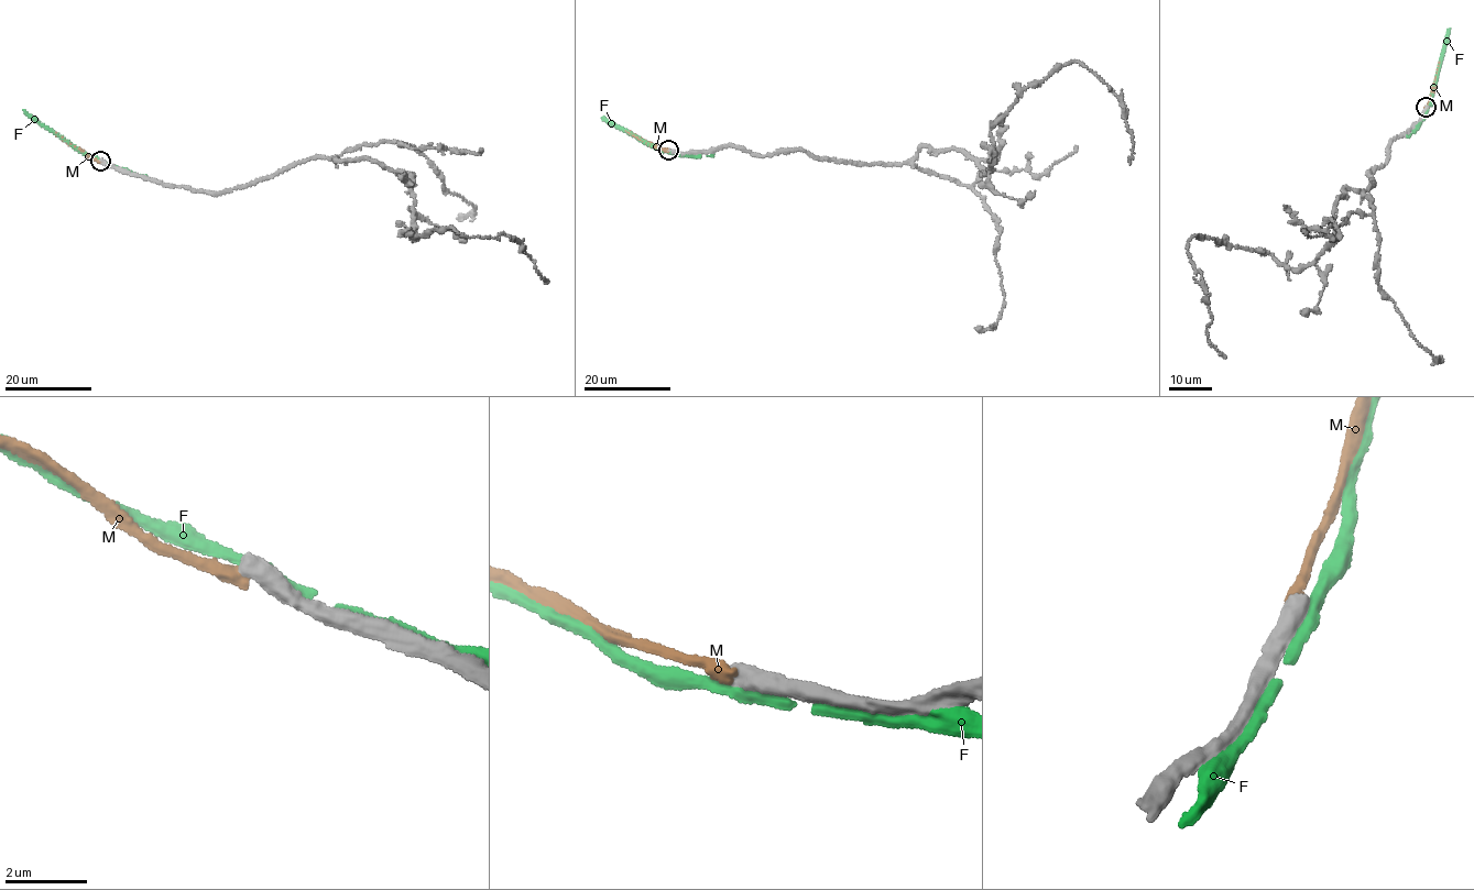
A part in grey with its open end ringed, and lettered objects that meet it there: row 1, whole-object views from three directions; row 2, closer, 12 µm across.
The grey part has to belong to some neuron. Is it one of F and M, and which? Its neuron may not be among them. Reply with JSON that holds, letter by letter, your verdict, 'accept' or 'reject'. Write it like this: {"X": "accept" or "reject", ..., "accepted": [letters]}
{"F": "reject", "M": "reject", "accepted": []}

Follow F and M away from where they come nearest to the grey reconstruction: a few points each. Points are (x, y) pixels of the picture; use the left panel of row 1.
F: (108, 164), (73, 147), (23, 109)
M: (101, 161), (87, 157), (52, 131)

